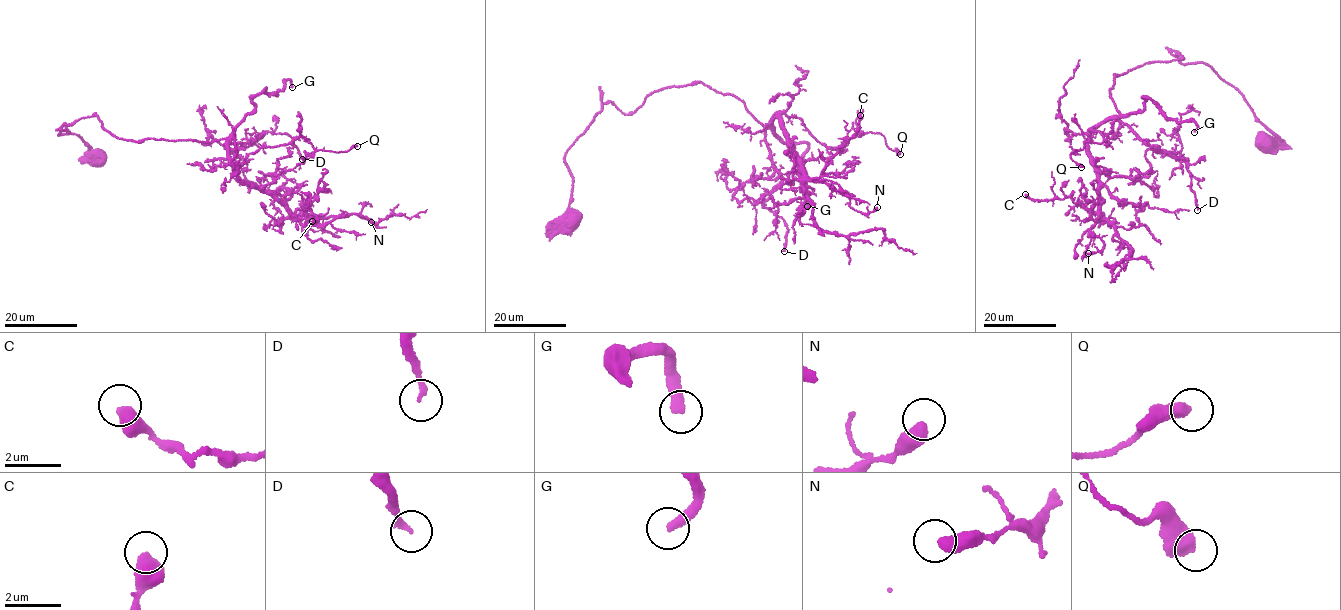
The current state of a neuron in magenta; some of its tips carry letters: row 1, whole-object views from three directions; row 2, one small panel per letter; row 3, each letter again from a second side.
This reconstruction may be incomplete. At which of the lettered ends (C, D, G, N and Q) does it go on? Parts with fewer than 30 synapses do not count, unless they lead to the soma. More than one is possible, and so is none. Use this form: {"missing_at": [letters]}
{"missing_at": ["G"]}

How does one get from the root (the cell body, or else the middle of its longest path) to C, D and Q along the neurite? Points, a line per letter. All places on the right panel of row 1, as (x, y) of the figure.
C: (1267, 143), (1234, 87), (1173, 51), (1113, 76), (1121, 115), (1088, 146), (1094, 220), (1025, 194)
D: (1267, 143), (1274, 136), (1241, 93), (1178, 52), (1114, 75), (1116, 118), (1187, 159), (1197, 210)
Q: (1267, 143), (1234, 87), (1173, 51), (1113, 76), (1121, 115), (1069, 155), (1081, 167)

